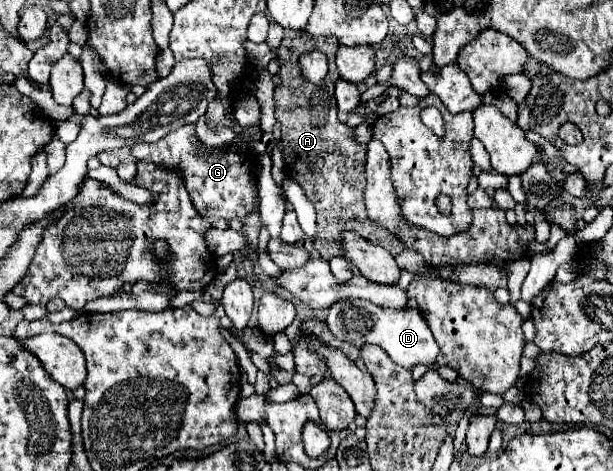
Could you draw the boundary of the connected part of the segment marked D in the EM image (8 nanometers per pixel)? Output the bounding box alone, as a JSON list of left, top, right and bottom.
[326,300,440,368]

